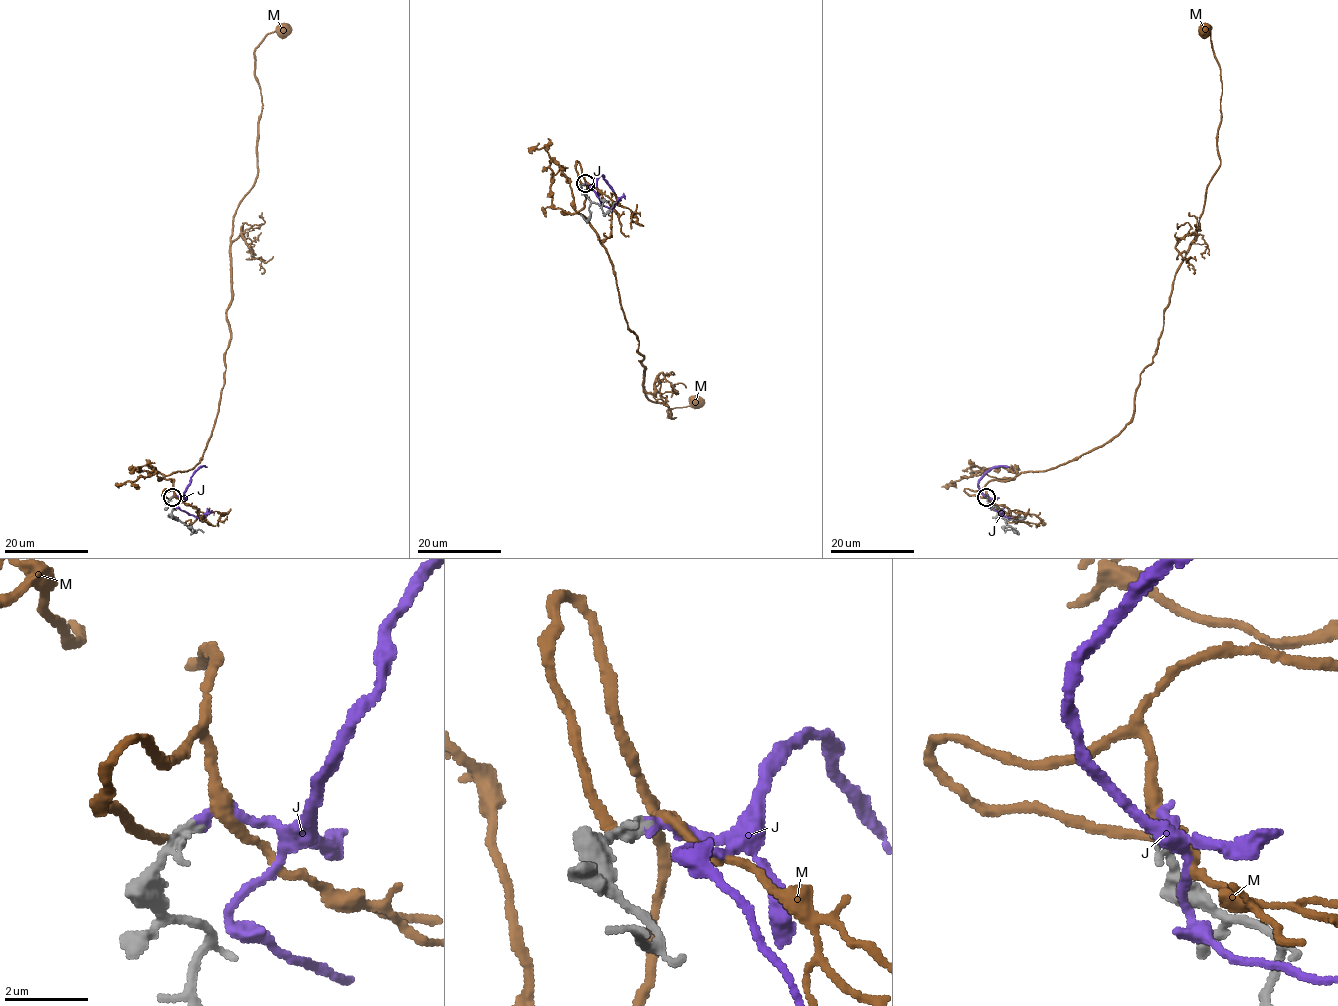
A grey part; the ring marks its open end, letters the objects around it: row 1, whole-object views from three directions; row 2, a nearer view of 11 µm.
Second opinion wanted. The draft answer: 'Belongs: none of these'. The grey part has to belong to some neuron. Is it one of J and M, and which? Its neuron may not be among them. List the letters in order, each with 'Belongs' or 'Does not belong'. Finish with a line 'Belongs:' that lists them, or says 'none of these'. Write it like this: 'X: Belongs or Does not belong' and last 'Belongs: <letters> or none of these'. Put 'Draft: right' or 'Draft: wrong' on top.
Draft: wrong
J: Belongs
M: Does not belong
Belongs: J

